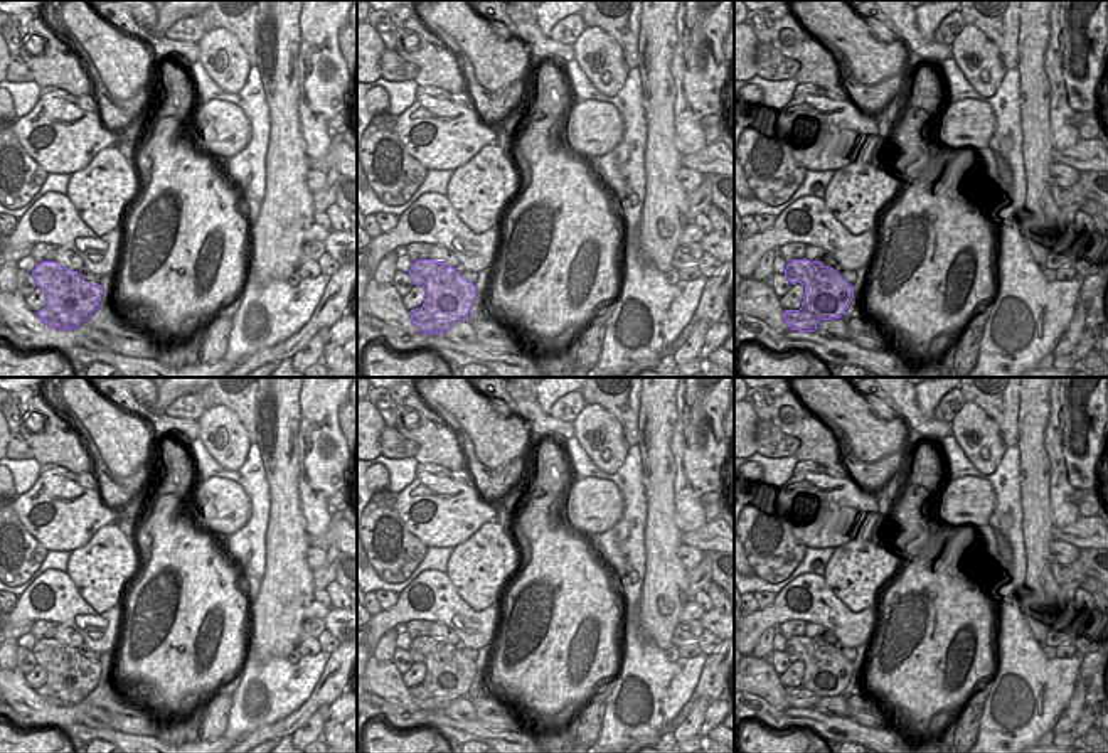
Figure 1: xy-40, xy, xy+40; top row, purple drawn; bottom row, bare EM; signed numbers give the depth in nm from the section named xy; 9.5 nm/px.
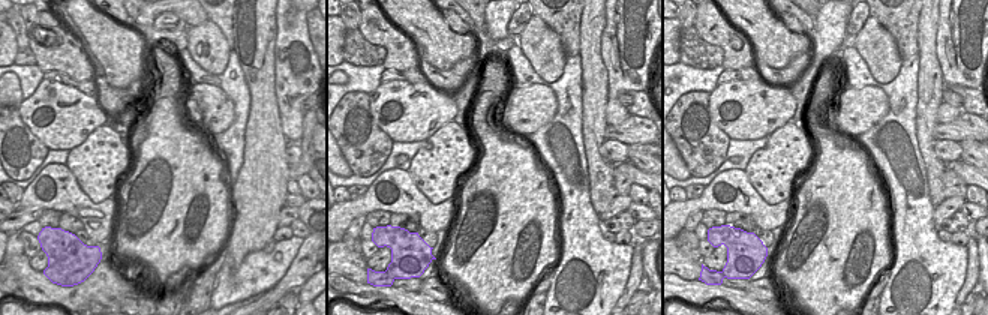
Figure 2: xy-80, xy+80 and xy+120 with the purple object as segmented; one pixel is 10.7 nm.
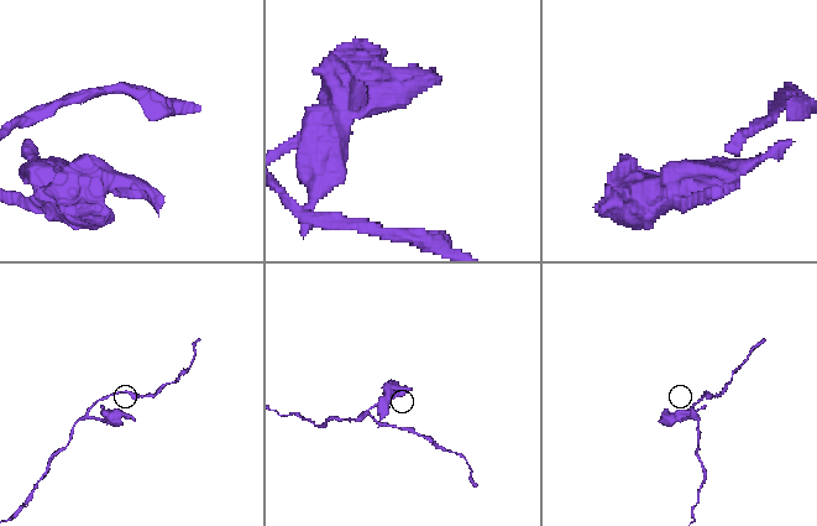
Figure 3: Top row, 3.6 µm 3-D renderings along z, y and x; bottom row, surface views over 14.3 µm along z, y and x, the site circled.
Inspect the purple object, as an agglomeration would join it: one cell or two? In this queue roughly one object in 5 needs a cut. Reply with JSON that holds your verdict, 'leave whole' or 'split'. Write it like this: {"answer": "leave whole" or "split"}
{"answer": "split"}

